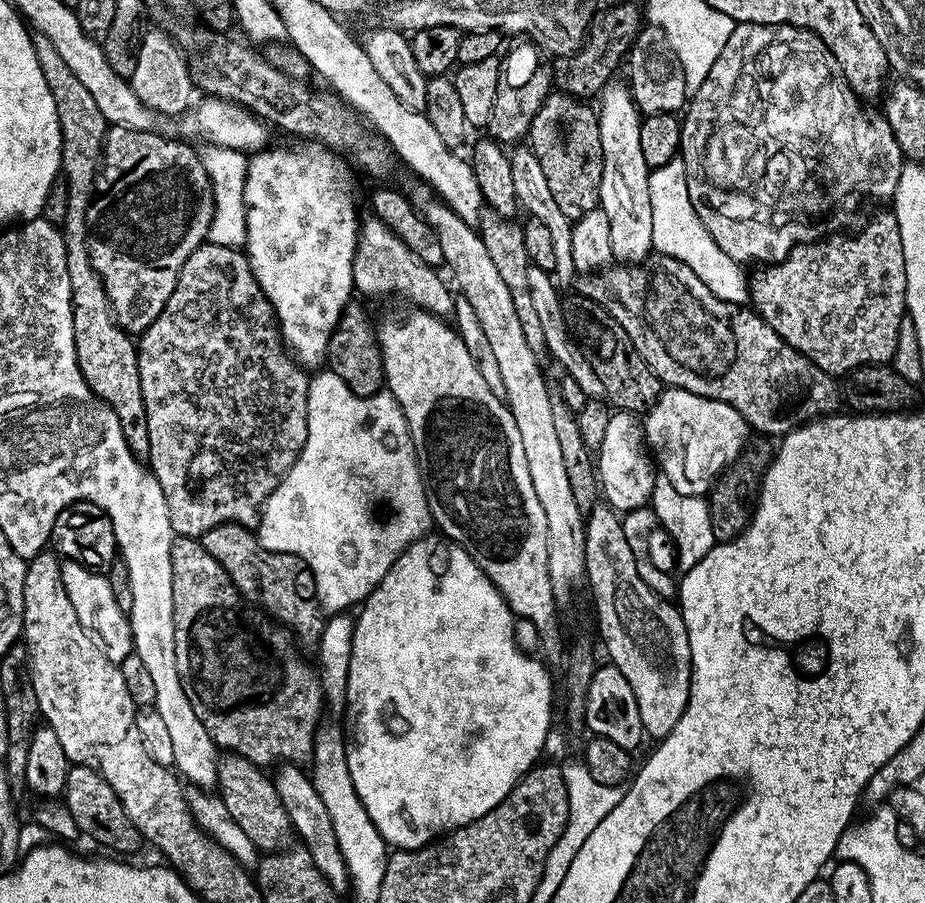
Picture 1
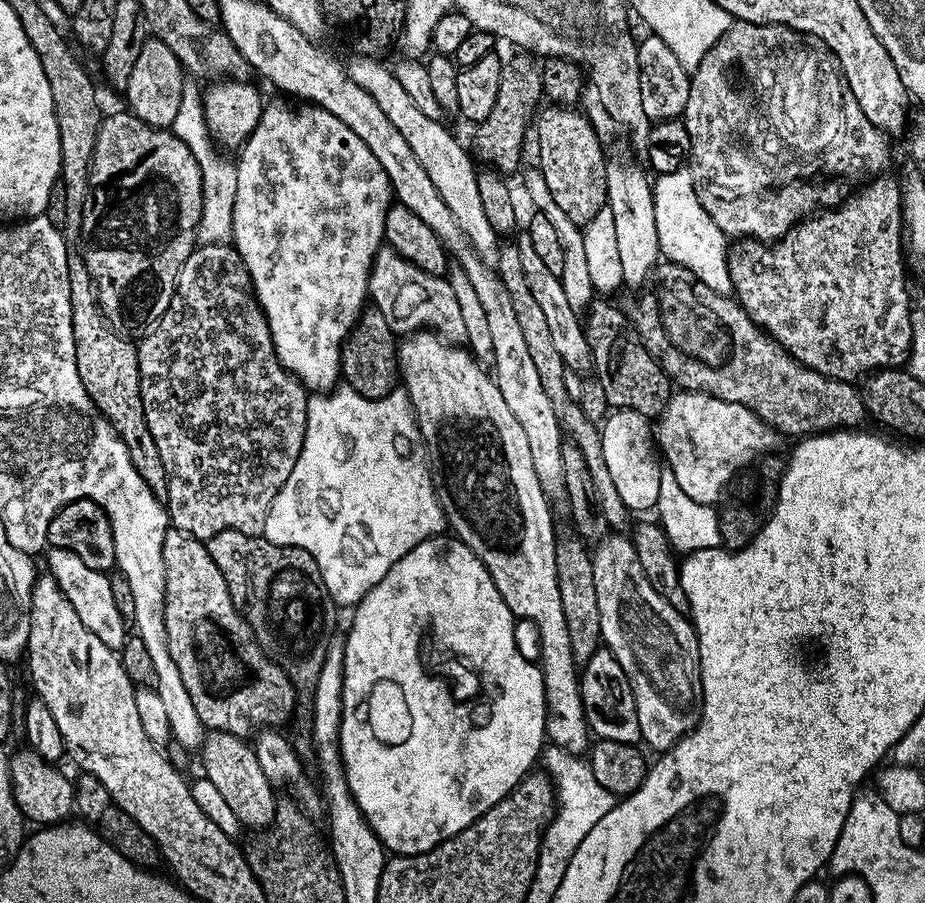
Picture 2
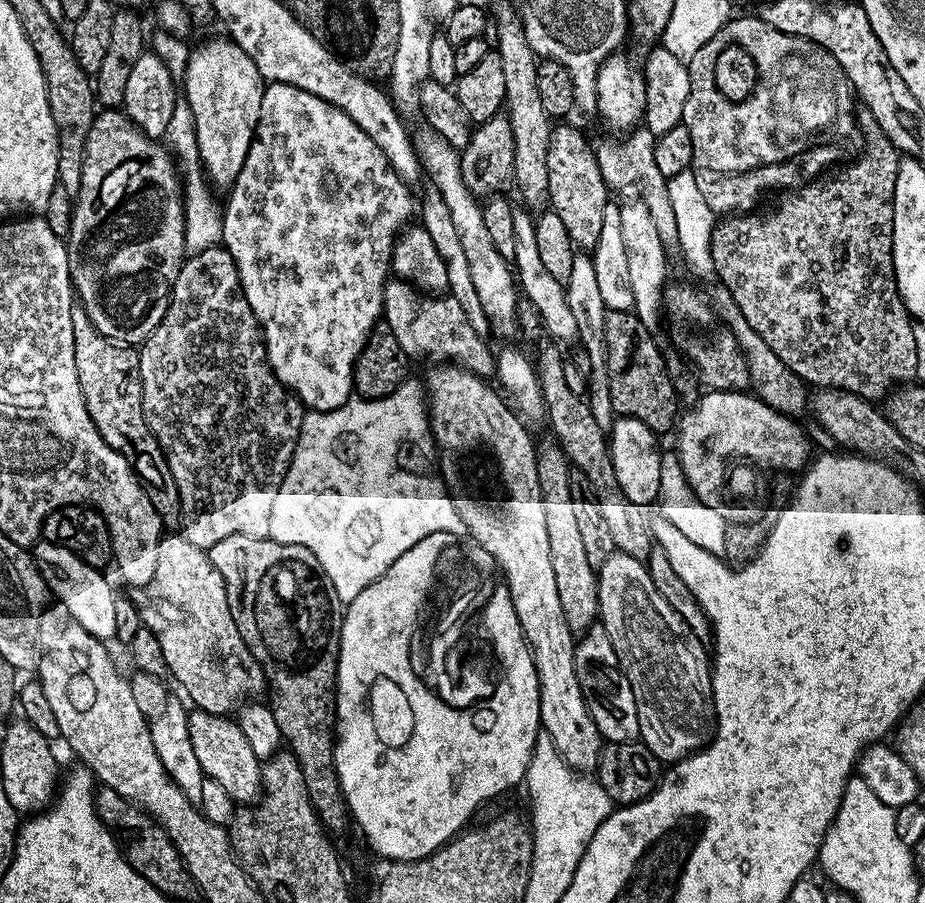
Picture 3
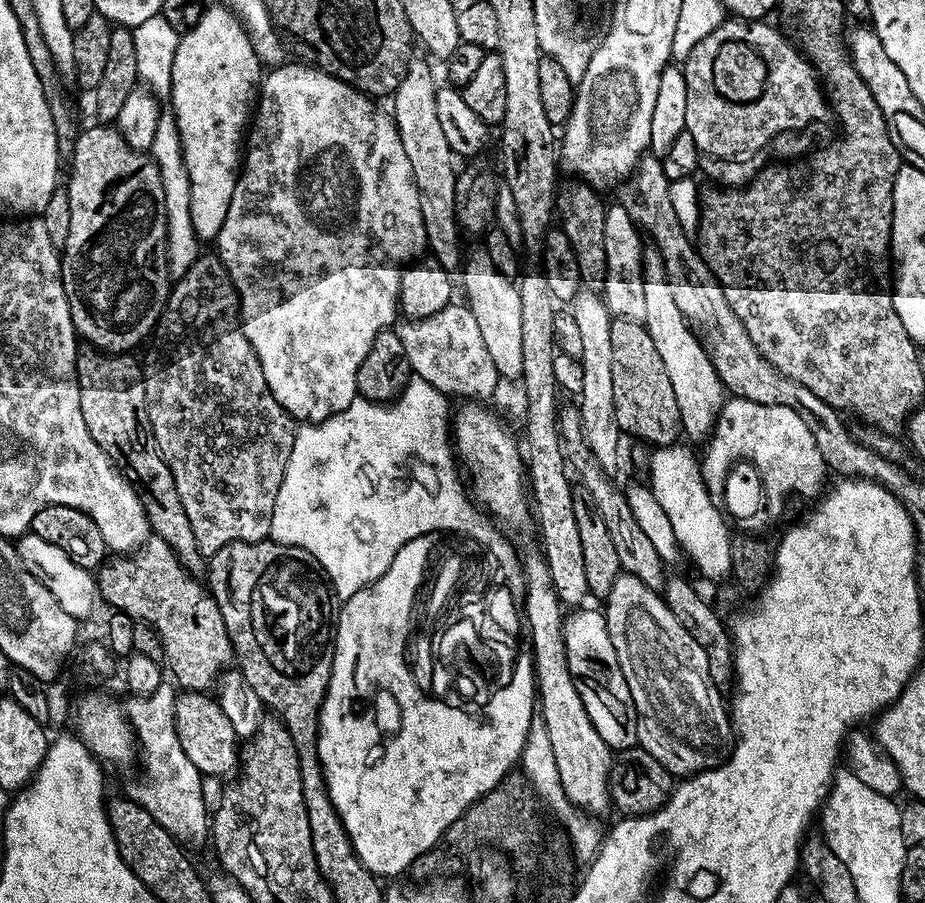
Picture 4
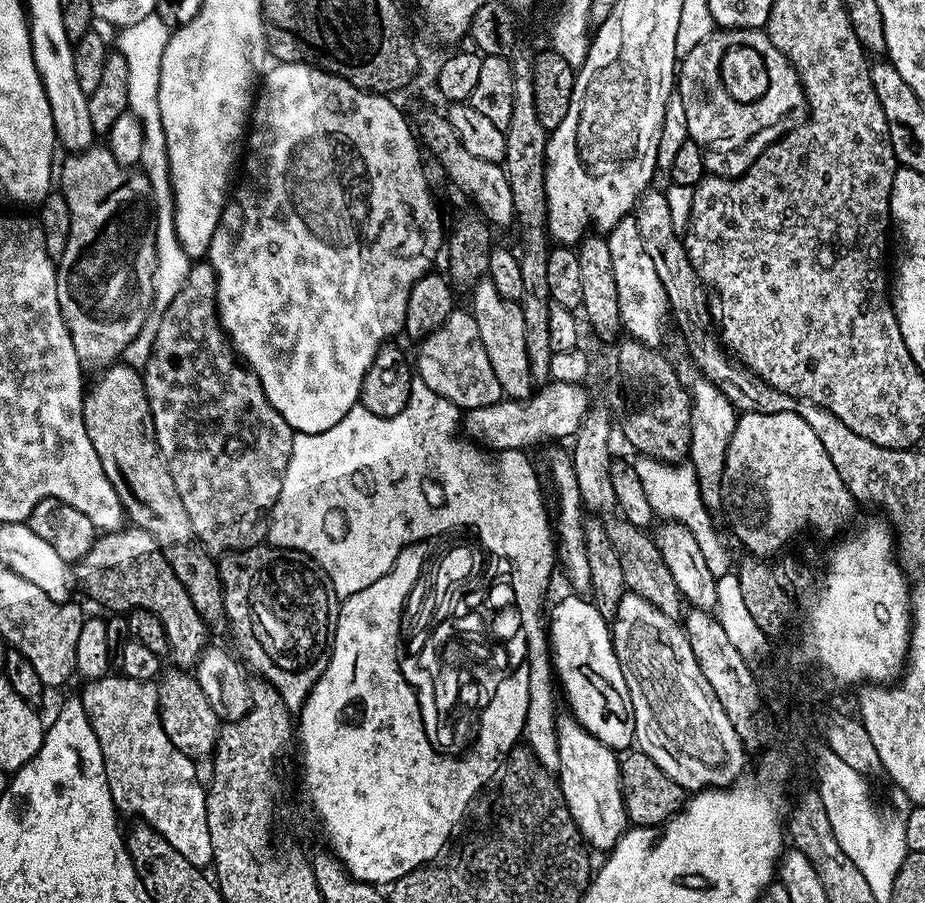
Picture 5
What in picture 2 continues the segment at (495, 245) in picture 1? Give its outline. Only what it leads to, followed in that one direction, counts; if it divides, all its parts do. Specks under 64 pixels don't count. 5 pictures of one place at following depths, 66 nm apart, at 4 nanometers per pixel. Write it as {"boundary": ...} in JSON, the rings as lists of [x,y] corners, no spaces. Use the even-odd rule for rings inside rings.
{"boundary":[[[501,243],[498,262],[495,264],[494,270],[500,277],[502,286],[506,286],[506,294],[510,294],[514,314],[518,317],[518,326],[522,329],[522,339],[526,341],[530,359],[534,361],[534,366],[538,369],[538,378],[542,381],[542,390],[546,390],[546,398],[550,398],[550,407],[554,410],[554,418],[558,420],[561,433],[567,440],[574,442],[574,446],[578,446],[578,450],[582,450],[582,455],[586,458],[586,467],[590,469],[590,474],[594,478],[596,500],[600,503],[600,515],[604,517],[605,525],[612,530],[624,530],[624,527],[627,529],[630,511],[623,504],[621,495],[618,494],[617,487],[614,486],[613,479],[610,478],[609,467],[606,466],[605,459],[602,456],[601,429],[590,422],[590,418],[586,418],[586,414],[582,414],[582,406],[579,400],[570,398],[570,394],[566,394],[566,386],[570,376],[562,362],[562,354],[558,354],[558,349],[554,347],[544,313],[538,307],[538,301],[534,299],[534,294],[530,290],[530,282],[526,282],[526,274],[522,271],[519,243]]]}

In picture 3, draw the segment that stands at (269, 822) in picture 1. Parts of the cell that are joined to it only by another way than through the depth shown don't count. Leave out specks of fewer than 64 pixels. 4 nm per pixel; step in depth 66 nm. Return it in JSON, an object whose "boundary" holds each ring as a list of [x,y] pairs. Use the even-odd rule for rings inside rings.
{"boundary":[[[192,710],[188,712],[188,728],[197,769],[207,779],[220,783],[222,790],[226,790],[226,794],[230,794],[230,798],[237,805],[251,805],[262,792],[262,761],[255,756],[247,742],[243,727],[228,716],[215,716],[209,712]]]}

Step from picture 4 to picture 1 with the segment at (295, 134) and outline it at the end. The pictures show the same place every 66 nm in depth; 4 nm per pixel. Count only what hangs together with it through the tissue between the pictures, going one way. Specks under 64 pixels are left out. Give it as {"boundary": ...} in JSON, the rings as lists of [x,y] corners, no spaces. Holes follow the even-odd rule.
{"boundary":[[[300,142],[297,148],[272,148],[265,146],[258,152],[251,153],[246,170],[246,182],[244,183],[244,206],[246,208],[246,238],[244,239],[243,251],[248,258],[248,265],[252,268],[254,278],[262,286],[266,298],[276,315],[276,322],[280,329],[284,343],[288,346],[288,351],[305,369],[316,370],[325,363],[328,355],[328,343],[332,337],[332,331],[338,326],[342,318],[344,308],[354,296],[354,254],[356,253],[356,243],[360,240],[360,229],[362,227],[361,217],[356,217],[356,200],[352,197],[352,192],[348,189],[348,168],[350,164],[345,157],[327,148],[325,144],[315,142]]]}

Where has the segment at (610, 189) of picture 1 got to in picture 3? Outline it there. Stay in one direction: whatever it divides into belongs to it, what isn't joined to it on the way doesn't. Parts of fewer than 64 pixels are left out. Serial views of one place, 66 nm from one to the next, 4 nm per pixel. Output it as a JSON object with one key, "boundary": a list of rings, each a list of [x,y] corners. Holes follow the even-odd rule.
{"boundary":[[[635,198],[626,204],[620,204],[622,218],[622,242],[626,242],[626,262],[630,265],[630,284],[634,294],[634,311],[649,330],[655,329],[656,319],[661,319],[664,303],[664,289],[669,283],[668,256],[666,245],[658,238],[658,229],[650,219],[650,210],[646,210],[644,202]]]}

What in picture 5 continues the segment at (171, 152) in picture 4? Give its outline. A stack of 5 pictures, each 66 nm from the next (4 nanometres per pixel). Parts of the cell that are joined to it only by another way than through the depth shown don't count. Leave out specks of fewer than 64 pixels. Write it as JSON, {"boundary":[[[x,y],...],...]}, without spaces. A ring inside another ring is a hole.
{"boundary":[[[152,126],[147,129],[139,167],[148,176],[152,188],[152,203],[154,205],[154,219],[156,222],[156,277],[154,278],[153,313],[159,314],[174,302],[174,294],[182,290],[186,282],[186,274],[192,269],[193,261],[189,260],[186,250],[178,242],[178,234],[174,226],[174,202],[172,201],[172,183],[168,181],[168,159],[166,158],[166,138],[159,127]]]}

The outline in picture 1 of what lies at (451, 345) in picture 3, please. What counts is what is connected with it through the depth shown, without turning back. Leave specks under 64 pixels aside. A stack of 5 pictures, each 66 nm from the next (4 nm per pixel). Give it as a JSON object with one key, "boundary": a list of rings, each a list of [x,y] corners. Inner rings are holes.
{"boundary":[[[375,218],[363,221],[360,240],[356,243],[352,279],[359,295],[361,292],[364,296],[388,296],[393,292],[394,295],[409,300],[413,309],[448,318],[454,312],[454,292],[449,281],[444,281],[436,272],[439,271],[433,265],[422,262],[422,258],[418,258],[418,254],[414,254],[414,250],[410,250],[410,246],[406,246],[406,242],[395,236],[382,221]]]}

